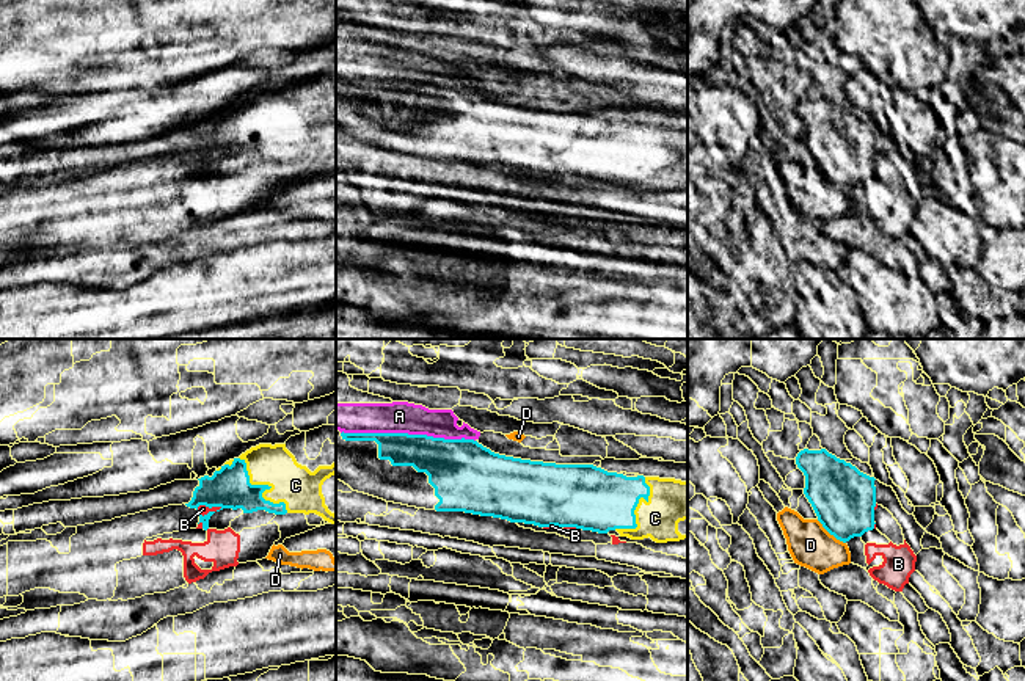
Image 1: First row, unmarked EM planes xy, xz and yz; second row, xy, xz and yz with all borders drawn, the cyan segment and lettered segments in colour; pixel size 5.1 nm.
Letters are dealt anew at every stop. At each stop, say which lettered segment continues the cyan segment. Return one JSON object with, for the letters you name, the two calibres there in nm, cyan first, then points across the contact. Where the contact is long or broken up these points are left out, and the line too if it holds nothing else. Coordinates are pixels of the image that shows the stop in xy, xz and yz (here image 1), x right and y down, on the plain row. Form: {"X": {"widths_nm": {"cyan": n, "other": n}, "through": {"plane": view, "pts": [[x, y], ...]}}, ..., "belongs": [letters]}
{"C": {"widths_nm": {"cyan": 200, "other": 220}}, "belongs": ["C"]}

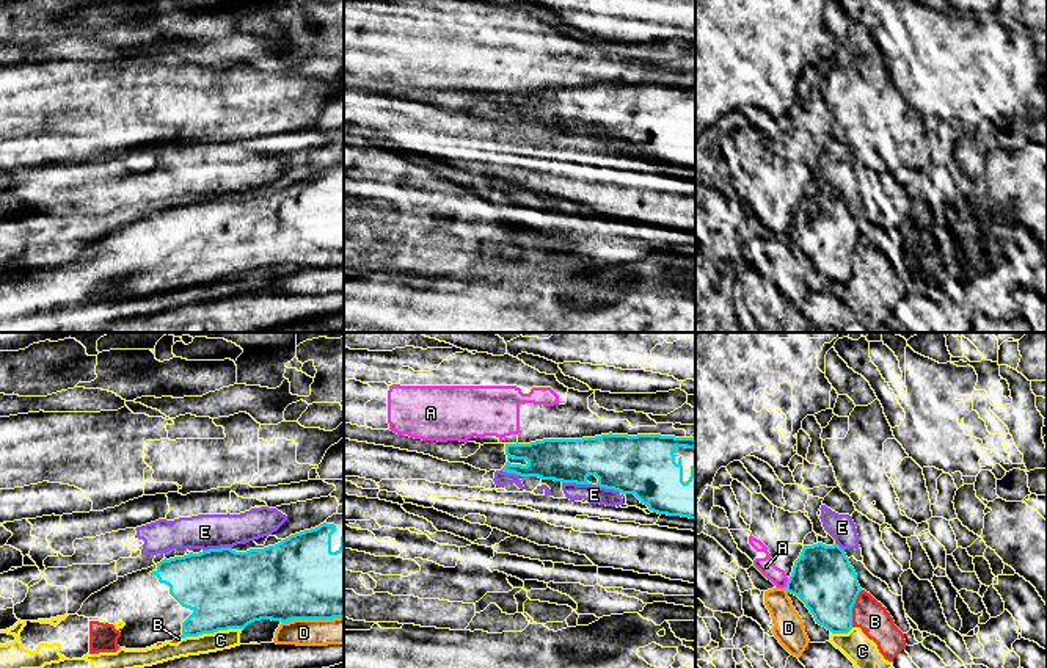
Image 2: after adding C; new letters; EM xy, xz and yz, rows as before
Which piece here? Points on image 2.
{"belongs": []}

